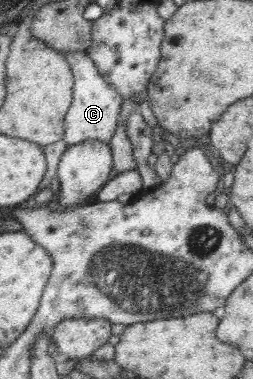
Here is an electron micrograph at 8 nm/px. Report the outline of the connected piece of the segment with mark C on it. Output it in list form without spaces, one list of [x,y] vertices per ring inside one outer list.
[[[59,51],[65,55],[73,72],[73,102],[65,117],[65,135],[63,140],[68,146],[81,144],[87,140],[103,141],[109,145],[120,119],[123,100],[115,87],[106,81],[95,62],[86,52]]]

